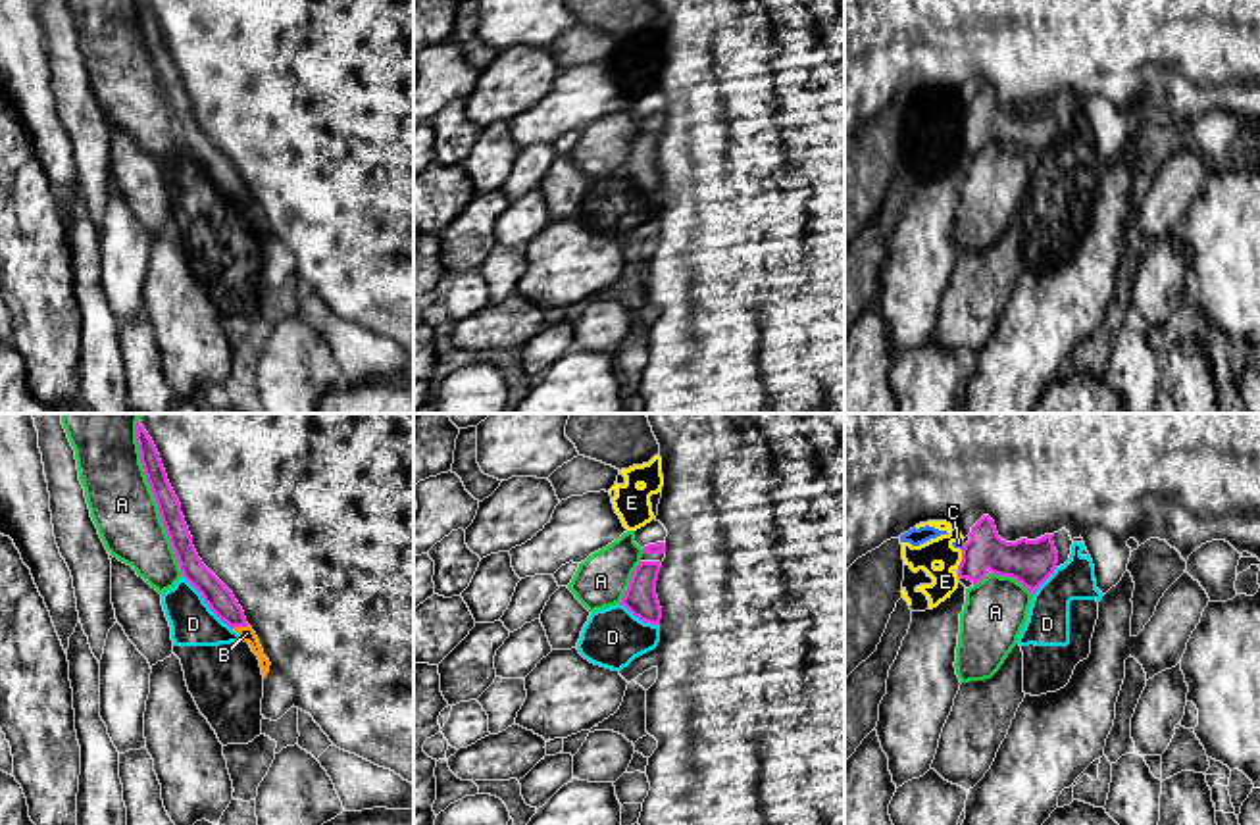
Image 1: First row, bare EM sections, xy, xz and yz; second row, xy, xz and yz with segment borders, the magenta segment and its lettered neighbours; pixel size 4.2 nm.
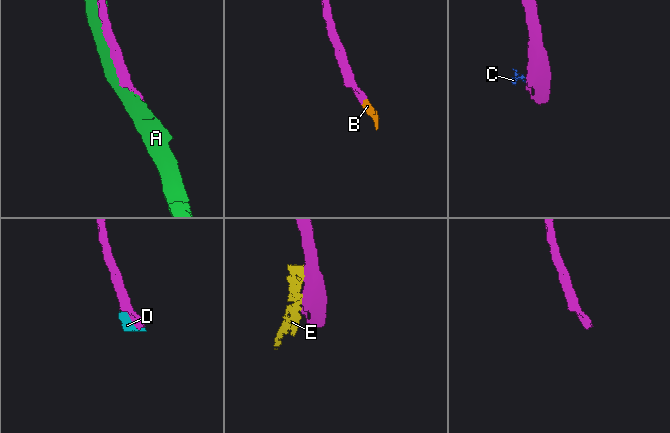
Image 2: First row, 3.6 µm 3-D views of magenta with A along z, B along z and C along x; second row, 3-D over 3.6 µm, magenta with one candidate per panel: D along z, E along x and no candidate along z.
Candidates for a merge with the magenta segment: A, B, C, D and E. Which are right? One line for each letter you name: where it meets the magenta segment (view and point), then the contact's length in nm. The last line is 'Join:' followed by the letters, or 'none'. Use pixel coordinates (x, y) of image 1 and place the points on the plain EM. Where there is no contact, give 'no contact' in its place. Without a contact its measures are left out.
B: contact xy (241, 195); length 70 nm
Join: B

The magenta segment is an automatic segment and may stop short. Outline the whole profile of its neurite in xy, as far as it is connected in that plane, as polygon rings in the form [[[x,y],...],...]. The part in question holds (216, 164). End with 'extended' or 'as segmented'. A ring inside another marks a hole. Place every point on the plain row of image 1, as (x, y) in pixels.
[[[137,0],[137,12],[146,50],[158,73],[162,92],[169,106],[183,146],[202,163],[210,179],[233,200],[237,200],[244,212],[250,213],[252,221],[260,229],[262,244],[265,248],[271,233],[264,225],[260,210],[252,196],[246,192],[244,181],[235,169],[233,162],[198,127],[192,115],[192,106],[181,83],[181,73],[167,50],[152,8],[146,0]]]; extended

